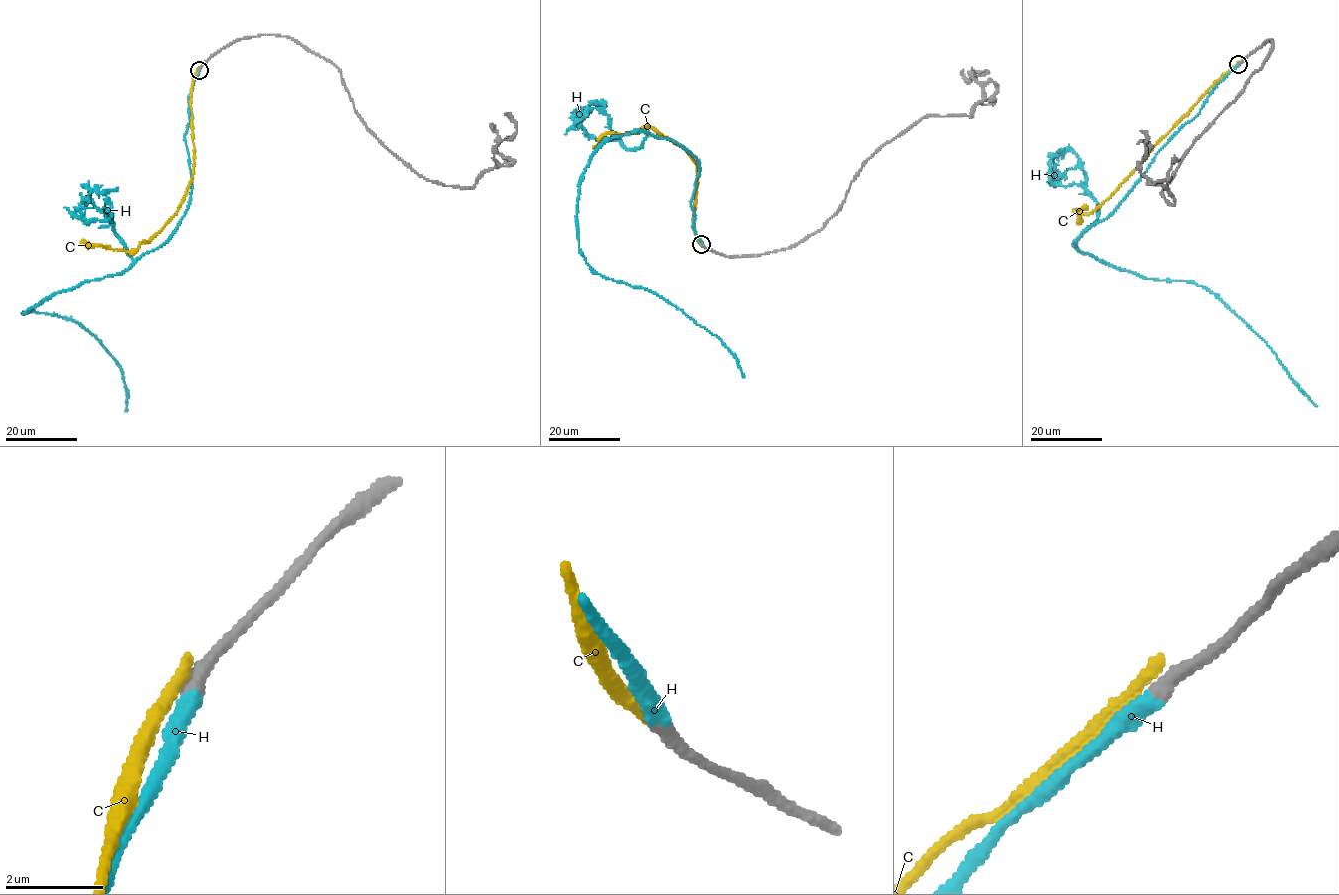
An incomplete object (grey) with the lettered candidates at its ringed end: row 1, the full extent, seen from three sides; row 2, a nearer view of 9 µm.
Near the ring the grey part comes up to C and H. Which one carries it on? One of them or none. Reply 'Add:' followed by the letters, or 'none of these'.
Add: H

